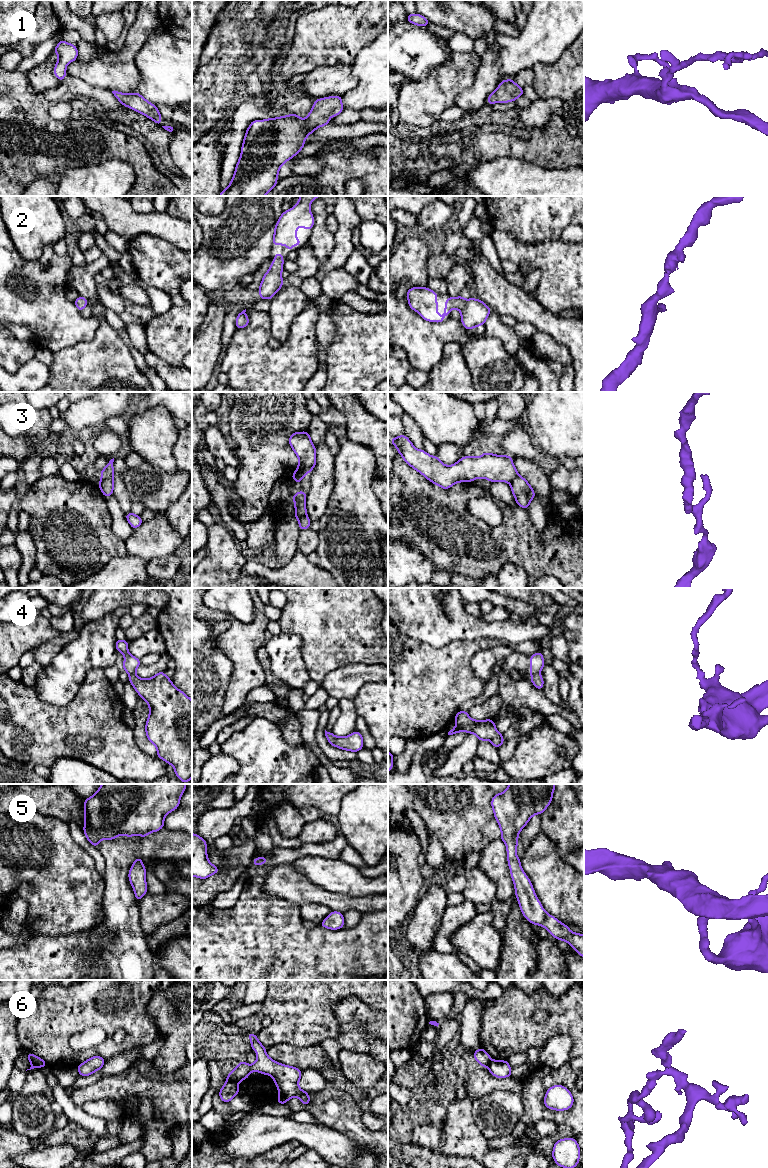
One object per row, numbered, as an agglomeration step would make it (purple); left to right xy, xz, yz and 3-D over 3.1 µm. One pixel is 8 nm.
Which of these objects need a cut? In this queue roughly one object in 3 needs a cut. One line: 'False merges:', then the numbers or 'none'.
False merges: 3, 4, 6

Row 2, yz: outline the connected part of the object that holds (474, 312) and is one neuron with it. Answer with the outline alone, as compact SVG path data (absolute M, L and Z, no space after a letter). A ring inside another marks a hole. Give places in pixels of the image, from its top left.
M413 287L407 291L406 296L410 308L429 322L442 323L453 308L458 309L461 313L461 323L467 330L484 325L491 312L491 309L478 298L465 300L461 295L446 299L444 315L440 317L437 312L437 292L428 287Z

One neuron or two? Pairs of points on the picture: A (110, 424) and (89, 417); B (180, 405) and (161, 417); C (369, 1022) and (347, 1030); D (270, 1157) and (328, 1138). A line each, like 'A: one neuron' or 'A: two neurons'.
A: two neurons
B: two neurons
C: one neuron
D: two neurons

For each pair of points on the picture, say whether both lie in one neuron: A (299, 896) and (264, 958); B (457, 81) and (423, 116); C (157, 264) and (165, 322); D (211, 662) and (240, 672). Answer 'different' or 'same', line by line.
A: different
B: same
C: same
D: different

